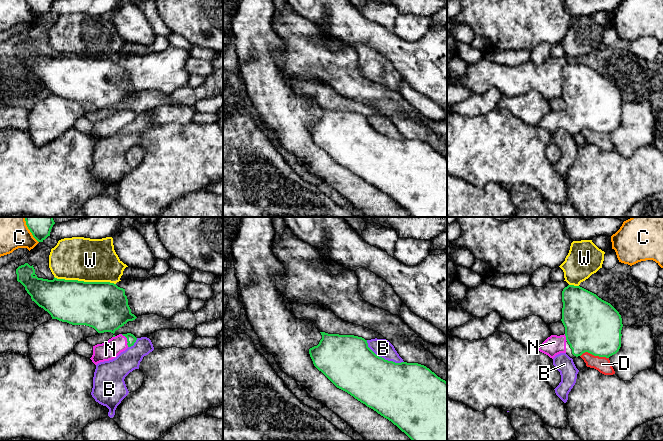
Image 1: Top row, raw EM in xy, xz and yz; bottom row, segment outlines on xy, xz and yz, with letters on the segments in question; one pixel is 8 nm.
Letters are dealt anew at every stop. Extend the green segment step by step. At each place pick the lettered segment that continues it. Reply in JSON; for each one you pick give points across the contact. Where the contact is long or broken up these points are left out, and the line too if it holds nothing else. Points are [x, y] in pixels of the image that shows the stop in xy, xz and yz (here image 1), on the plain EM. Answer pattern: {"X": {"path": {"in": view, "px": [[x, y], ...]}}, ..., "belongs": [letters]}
{"N": {"path": {"in": "xy", "px": [[131, 115], [127, 116], [110, 125]]}}, "belongs": ["N"]}

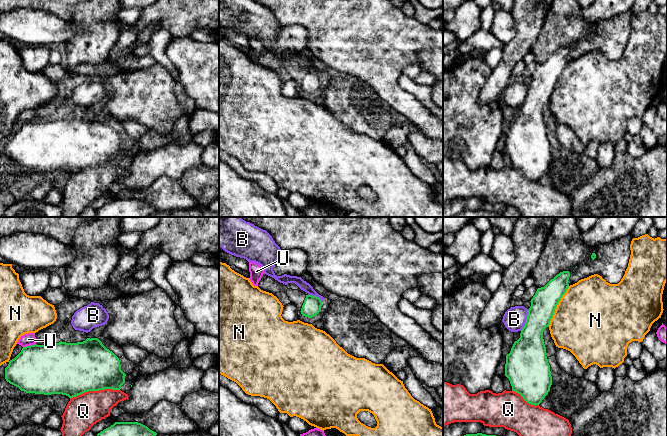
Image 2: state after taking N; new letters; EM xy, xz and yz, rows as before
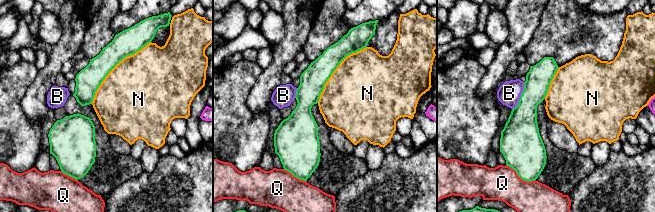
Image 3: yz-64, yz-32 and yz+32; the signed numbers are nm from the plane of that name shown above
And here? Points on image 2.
{"belongs": []}

